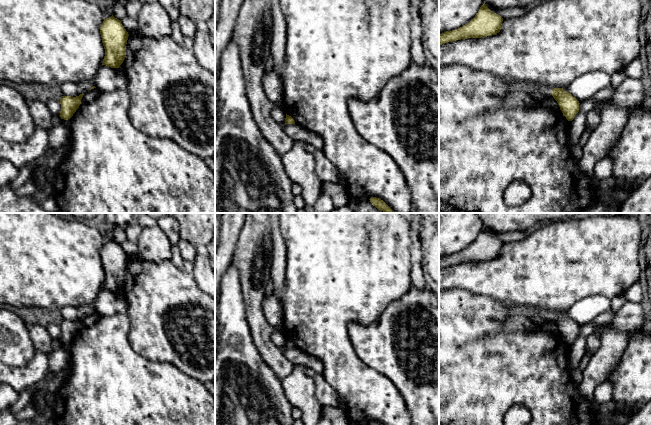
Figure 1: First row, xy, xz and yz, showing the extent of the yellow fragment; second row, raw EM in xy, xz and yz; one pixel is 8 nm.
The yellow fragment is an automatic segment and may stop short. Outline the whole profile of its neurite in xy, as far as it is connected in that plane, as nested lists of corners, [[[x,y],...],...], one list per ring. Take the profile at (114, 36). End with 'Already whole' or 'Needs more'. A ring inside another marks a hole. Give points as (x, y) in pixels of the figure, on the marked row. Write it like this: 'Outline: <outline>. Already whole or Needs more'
Outline: [[[112,15],[104,19],[100,27],[100,34],[105,49],[102,65],[119,68],[126,57],[128,32],[121,21]]]. Already whole

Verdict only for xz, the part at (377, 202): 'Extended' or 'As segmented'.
As segmented

